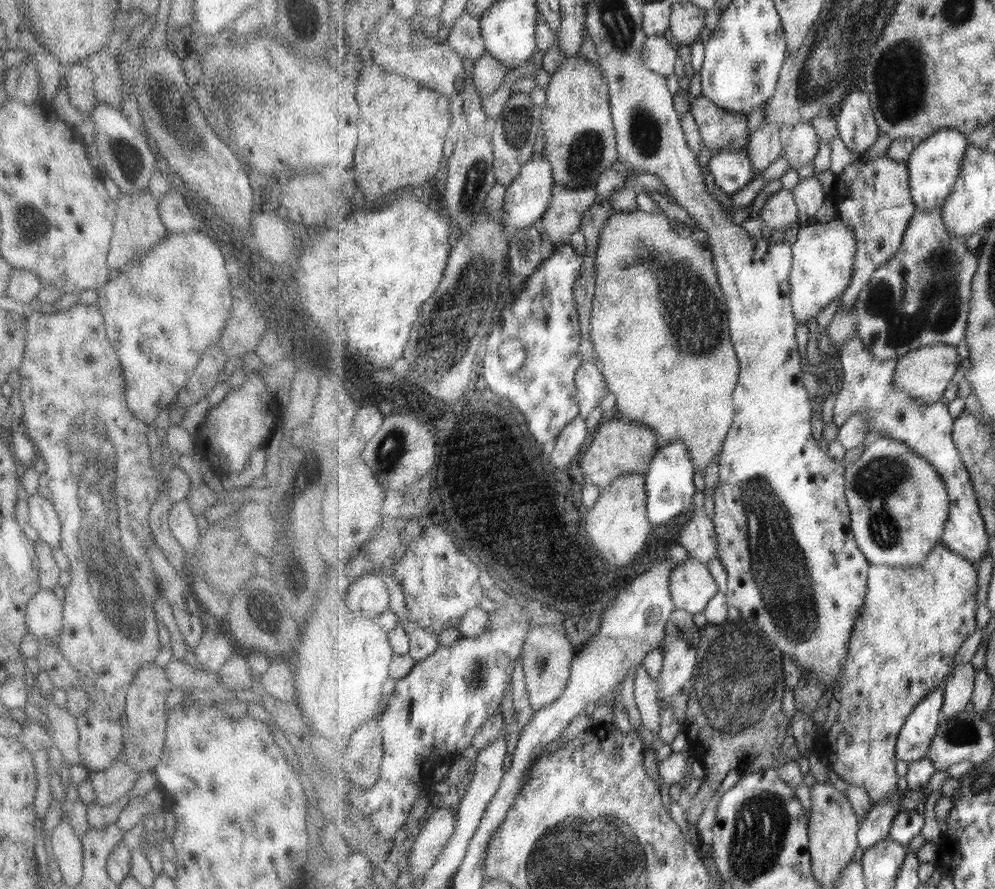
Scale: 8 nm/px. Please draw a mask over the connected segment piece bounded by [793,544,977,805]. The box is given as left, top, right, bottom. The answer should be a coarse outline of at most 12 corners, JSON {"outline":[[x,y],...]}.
{"outline":[[945,544],[873,565],[833,688],[799,678],[814,753],[874,805],[898,736],[977,630]]}

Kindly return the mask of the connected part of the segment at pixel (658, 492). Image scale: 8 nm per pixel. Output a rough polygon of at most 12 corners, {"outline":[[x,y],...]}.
{"outline":[[682,440],[659,448],[646,474],[650,521],[693,507],[696,468]]}

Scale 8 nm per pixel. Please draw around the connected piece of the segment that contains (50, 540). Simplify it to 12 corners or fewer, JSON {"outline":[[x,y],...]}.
{"outline":[[39,493],[26,498],[27,522],[39,541],[58,547],[60,524]]}

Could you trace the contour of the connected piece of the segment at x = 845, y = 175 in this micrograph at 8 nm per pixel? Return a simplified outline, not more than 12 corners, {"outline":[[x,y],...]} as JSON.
{"outline":[[859,159],[836,177],[858,242],[841,302],[901,248],[917,207],[908,163]]}

